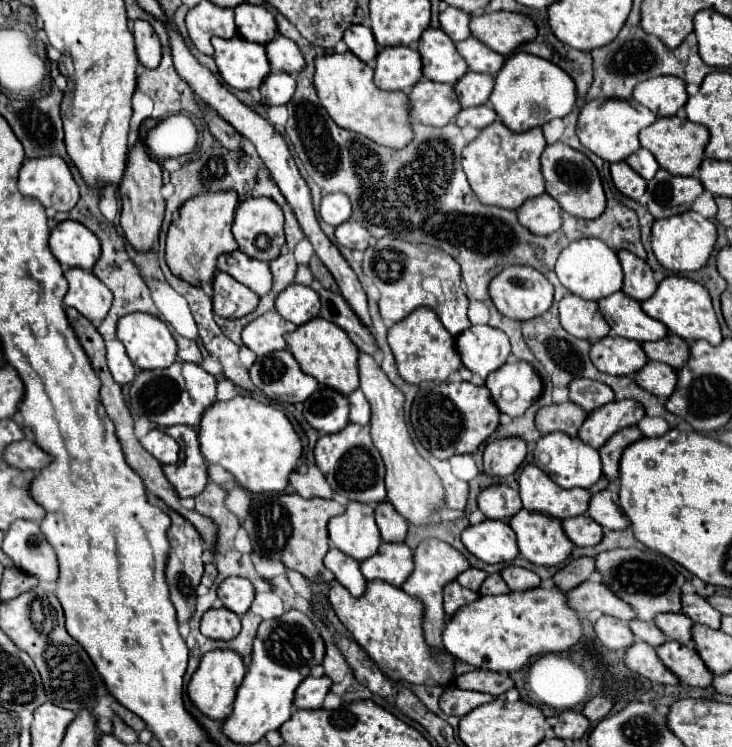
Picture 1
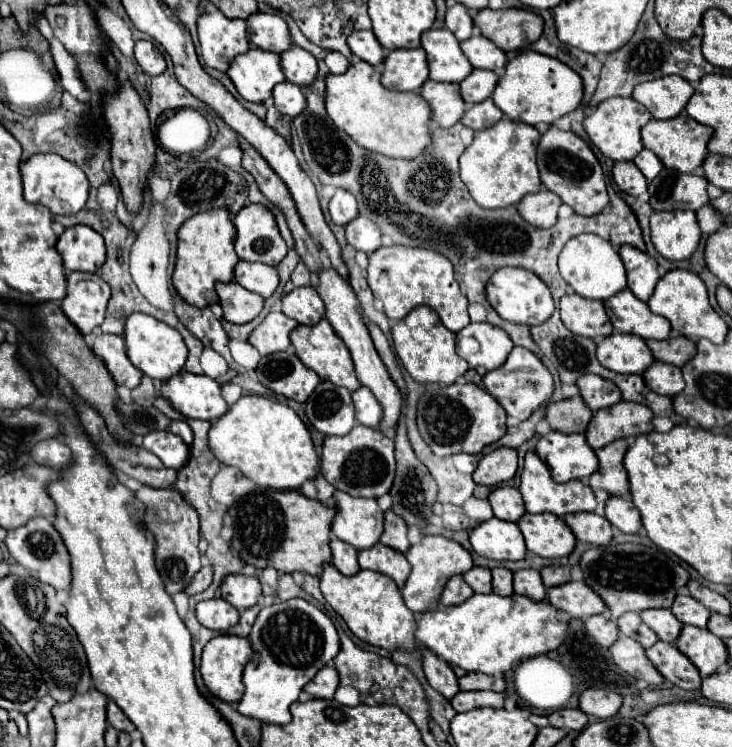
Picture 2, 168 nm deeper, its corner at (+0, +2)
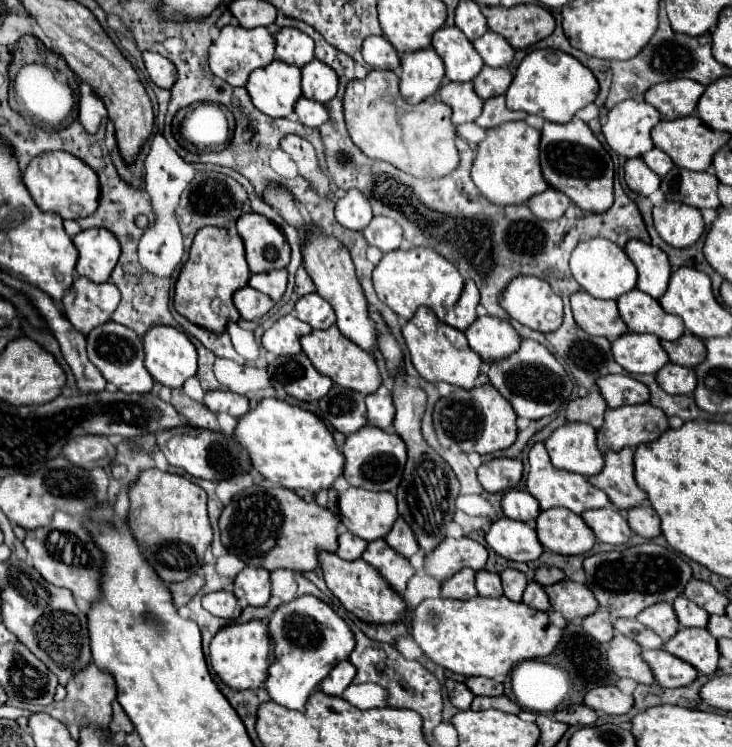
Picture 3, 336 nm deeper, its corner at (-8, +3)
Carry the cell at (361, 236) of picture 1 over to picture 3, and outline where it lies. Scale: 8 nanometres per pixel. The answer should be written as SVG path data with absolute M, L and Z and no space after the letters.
M374 217L370 221L370 225L364 229L364 239L368 241L368 245L374 245L378 249L382 249L384 253L394 251L400 247L404 235L402 235L402 227L388 217Z

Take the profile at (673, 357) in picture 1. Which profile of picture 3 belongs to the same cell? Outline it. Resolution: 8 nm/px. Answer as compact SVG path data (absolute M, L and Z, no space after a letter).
M684 333L676 341L662 341L662 347L666 349L670 361L676 365L696 367L696 365L686 365L686 363L702 363L706 359L704 341L696 335L690 335L690 333Z

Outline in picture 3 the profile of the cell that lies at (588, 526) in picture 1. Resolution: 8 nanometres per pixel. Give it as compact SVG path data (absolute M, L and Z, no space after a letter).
M594 509L582 513L588 527L594 531L596 539L610 545L628 543L632 537L632 529L628 527L626 519L614 509Z

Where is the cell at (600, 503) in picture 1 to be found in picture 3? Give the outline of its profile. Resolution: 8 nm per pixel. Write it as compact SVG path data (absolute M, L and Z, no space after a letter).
M638 505L628 511L628 525L634 533L652 539L660 535L660 519L658 513L648 505Z

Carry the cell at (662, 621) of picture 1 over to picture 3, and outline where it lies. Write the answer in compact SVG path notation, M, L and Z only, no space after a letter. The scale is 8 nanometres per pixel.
M656 603L652 607L646 607L636 619L648 629L652 629L656 635L660 635L662 641L668 641L680 629L670 603Z

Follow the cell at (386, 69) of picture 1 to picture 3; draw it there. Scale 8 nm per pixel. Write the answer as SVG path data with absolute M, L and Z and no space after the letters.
M432 47L402 55L400 93L408 103L420 103L432 97L444 79L444 63Z

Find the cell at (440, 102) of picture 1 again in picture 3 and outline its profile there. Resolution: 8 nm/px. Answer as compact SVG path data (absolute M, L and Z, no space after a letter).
M470 81L466 83L444 83L438 91L438 97L452 107L452 123L462 125L468 121L476 121L482 113L482 99L476 95Z

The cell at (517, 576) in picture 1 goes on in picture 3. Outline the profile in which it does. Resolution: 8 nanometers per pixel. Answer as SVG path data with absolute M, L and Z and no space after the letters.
M530 581L530 583L528 583L522 601L524 601L528 607L536 609L536 611L548 611L548 609L550 609L548 595L544 593L544 587L538 585L536 581Z

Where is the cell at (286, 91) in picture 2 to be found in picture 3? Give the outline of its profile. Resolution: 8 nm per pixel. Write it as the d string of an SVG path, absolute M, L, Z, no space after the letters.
M300 99L300 103L296 103L296 115L300 119L302 125L318 129L324 123L328 123L328 109L322 103L312 103L310 99Z

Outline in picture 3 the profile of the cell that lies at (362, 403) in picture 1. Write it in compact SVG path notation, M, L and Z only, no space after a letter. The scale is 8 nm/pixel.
M386 385L378 387L372 395L366 395L366 407L368 407L368 423L378 429L386 429L392 425L394 419L394 403L392 393L386 389Z

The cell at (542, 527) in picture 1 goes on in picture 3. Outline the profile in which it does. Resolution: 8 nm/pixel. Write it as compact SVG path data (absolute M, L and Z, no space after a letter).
M546 509L536 519L540 543L560 555L586 555L596 537L584 519L568 509Z

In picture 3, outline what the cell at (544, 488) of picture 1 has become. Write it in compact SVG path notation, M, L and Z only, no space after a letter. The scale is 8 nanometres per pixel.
M536 443L530 449L528 457L530 457L530 471L528 471L528 477L526 477L526 487L528 487L528 493L538 499L538 503L540 503L542 509L566 507L566 509L570 509L570 511L574 511L574 513L580 515L580 513L584 513L588 509L602 509L602 507L608 505L608 497L604 495L604 491L592 487L586 477L570 473L570 471L556 469L550 463L550 457L546 453L544 443Z

